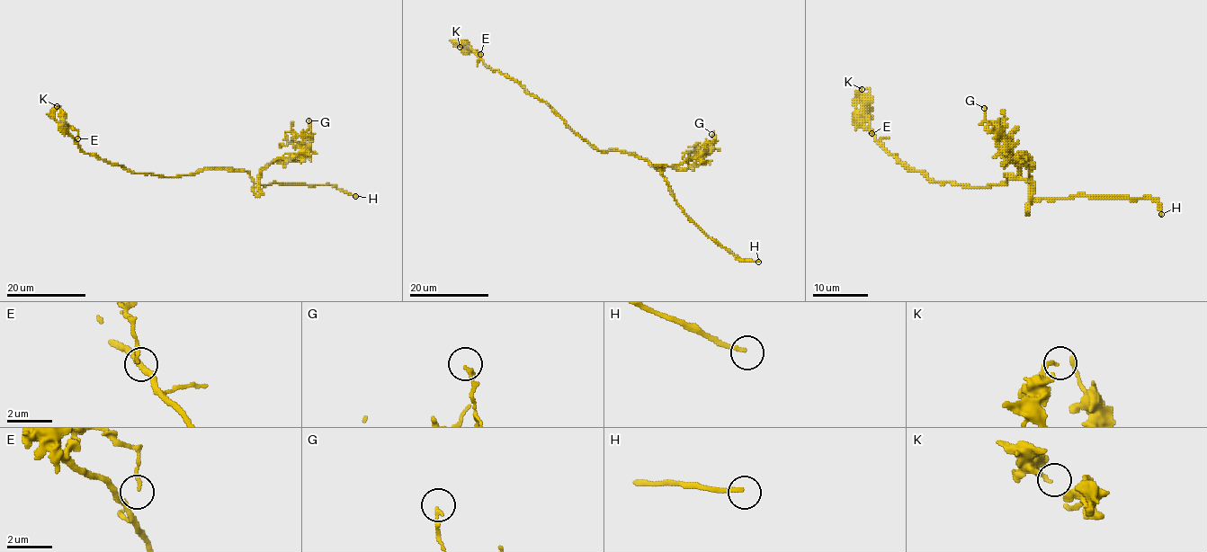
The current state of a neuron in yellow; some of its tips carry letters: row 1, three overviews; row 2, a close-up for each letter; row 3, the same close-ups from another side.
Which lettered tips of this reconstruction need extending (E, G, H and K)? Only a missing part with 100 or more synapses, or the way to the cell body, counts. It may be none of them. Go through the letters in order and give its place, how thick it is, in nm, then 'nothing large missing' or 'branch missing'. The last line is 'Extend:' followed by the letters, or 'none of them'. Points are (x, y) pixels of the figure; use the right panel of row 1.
E: at (871, 133); 110 nm thick; nothing large missing
G: at (984, 108); 150 nm thick; nothing large missing
H: at (1161, 214); 160 nm thick; branch missing
K: at (862, 89); 100 nm thick; nothing large missing
Extend: H

